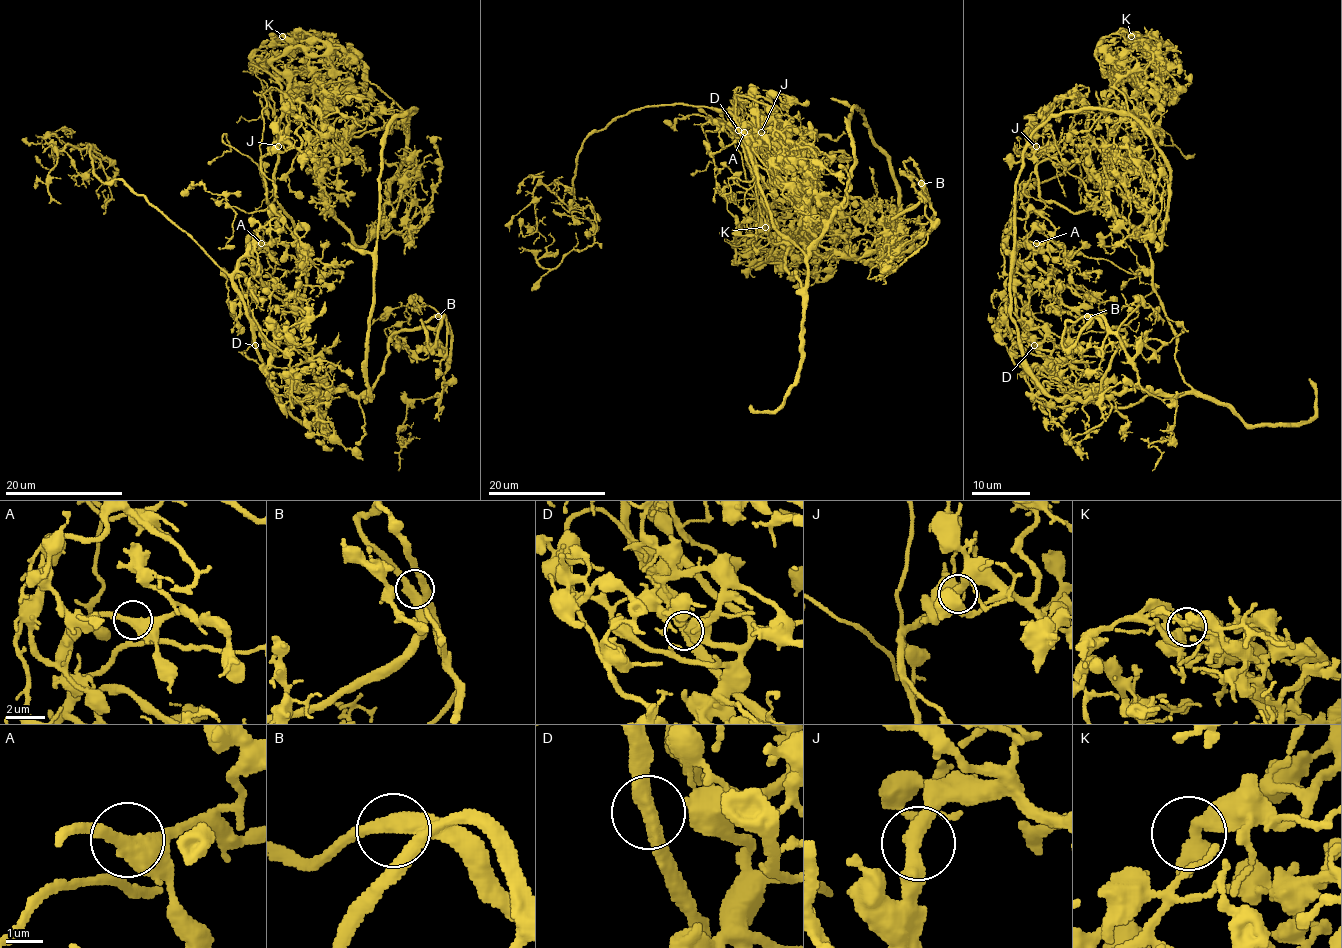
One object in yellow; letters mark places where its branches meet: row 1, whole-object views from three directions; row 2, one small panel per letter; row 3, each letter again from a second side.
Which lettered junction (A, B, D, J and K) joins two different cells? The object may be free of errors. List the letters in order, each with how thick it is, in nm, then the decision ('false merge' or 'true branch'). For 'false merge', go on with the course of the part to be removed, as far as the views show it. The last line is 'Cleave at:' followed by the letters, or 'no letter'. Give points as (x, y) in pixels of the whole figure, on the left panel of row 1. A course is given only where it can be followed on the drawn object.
A: calibre 400 nm; true branch
B: calibre 400 nm; true branch
D: calibre 400 nm; true branch
J: calibre 400 nm; true branch
K: calibre 400 nm; true branch
Cleave at: no letter

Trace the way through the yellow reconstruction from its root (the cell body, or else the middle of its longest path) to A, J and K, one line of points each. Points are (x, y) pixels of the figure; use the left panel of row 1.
A: (273, 211), (269, 202), (266, 209), (281, 218), (258, 231), (251, 256), (248, 246), (261, 243)
J: (273, 211), (267, 202), (260, 161), (278, 146)
K: (273, 211), (278, 208), (275, 170), (282, 87), (253, 61), (253, 53), (264, 46), (285, 45), (282, 36)

